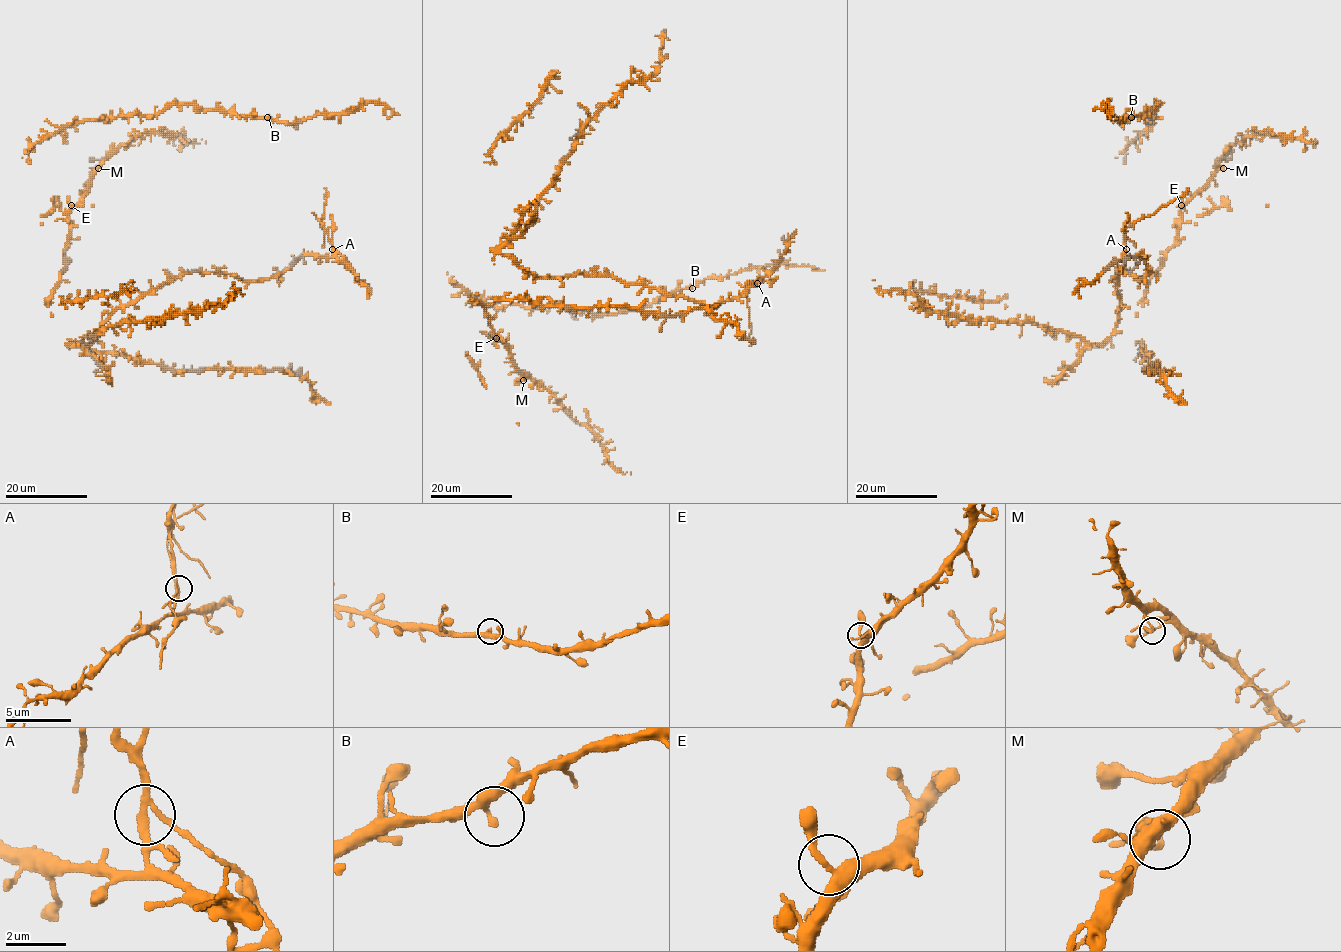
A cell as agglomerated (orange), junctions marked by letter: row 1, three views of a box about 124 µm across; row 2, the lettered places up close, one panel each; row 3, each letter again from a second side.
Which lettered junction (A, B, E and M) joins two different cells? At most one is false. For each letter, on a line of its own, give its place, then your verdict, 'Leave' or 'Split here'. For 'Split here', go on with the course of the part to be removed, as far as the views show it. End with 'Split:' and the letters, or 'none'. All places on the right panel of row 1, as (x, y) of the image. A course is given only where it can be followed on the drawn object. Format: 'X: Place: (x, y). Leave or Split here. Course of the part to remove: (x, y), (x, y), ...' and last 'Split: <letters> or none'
A: Place: (1126, 249). Split here. Course of the part to remove: (1126, 250), (1123, 234), (1126, 227), (1150, 216), (1188, 189)
B: Place: (1131, 117). Leave
E: Place: (1181, 205). Leave
M: Place: (1223, 168). Leave
Split: A

